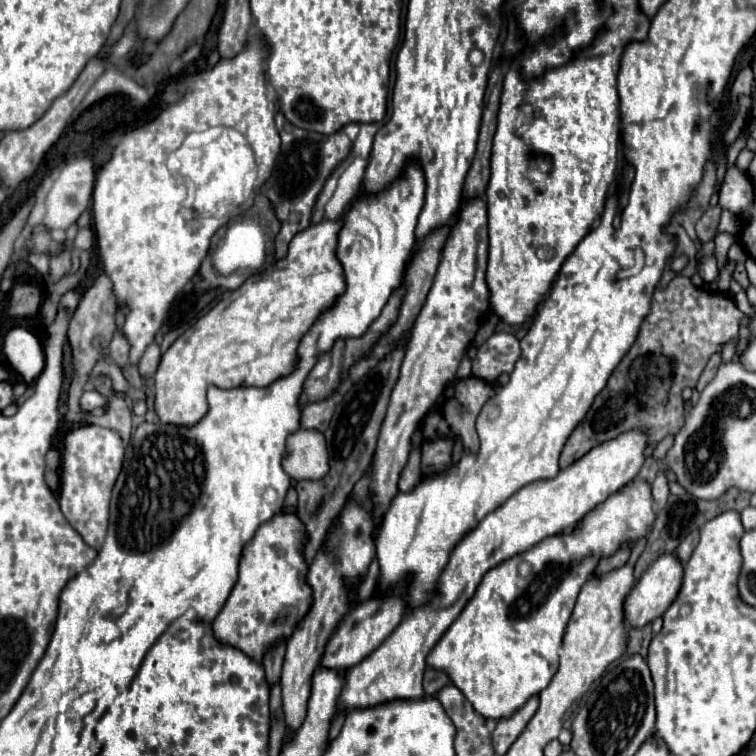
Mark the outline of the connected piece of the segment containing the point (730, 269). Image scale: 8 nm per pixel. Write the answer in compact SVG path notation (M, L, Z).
M728 260L724 268L720 270L720 276L718 276L718 280L716 282L716 286L718 286L718 290L720 290L720 292L724 292L729 289L730 277L734 274L734 268L736 268L736 262L734 262L734 260Z

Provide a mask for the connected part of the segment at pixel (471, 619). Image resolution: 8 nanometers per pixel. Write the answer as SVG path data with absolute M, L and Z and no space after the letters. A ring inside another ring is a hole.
M636 480L620 488L600 506L596 506L588 516L584 516L578 522L578 526L572 532L550 536L536 544L532 550L512 556L500 566L492 568L490 572L486 572L484 580L480 582L476 594L466 604L462 614L454 620L454 624L444 632L440 642L432 648L432 652L426 658L426 664L434 670L446 672L452 684L466 696L466 700L474 706L474 710L480 716L492 720L510 718L532 696L540 694L550 684L558 668L558 652L562 646L564 628L576 604L578 592L584 586L584 582L592 576L592 570L598 564L600 556L610 556L616 552L618 546L626 542L636 542L640 536L648 534L652 522L654 512L650 484L644 480ZM522 562L528 562L532 566L532 574L520 576L518 566Z

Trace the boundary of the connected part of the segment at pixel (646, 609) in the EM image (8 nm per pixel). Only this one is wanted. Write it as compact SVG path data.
M664 554L652 566L648 566L648 570L642 574L642 578L634 584L634 588L630 590L630 594L624 600L624 622L626 622L626 626L642 628L642 626L650 624L654 618L662 616L680 590L682 574L684 574L684 568L674 554Z

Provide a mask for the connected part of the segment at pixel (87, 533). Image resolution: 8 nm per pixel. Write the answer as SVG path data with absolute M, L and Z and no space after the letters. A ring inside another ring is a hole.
M76 424L64 434L60 454L62 456L58 502L62 514L72 524L72 528L82 536L82 540L98 550L104 544L108 528L108 506L114 482L122 468L124 442L116 430L96 424Z

